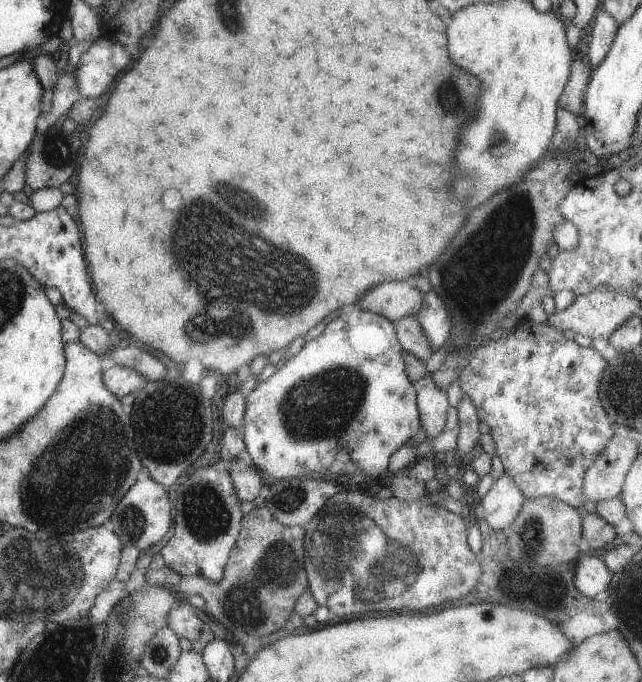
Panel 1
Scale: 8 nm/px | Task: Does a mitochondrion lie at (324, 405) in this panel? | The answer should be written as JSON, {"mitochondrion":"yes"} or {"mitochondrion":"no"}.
{"mitochondrion":"yes"}

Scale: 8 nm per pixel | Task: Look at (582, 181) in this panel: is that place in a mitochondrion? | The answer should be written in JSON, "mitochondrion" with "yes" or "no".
{"mitochondrion":"no"}

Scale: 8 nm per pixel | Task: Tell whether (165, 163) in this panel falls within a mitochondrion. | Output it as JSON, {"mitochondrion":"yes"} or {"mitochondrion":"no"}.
{"mitochondrion":"no"}

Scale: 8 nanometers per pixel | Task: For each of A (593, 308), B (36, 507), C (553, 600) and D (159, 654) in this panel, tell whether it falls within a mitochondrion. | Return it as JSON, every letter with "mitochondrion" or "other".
{"A":"other","B":"mitochondrion","C":"other","D":"mitochondrion"}

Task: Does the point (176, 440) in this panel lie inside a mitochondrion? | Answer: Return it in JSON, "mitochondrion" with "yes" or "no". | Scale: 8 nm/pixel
{"mitochondrion":"yes"}

